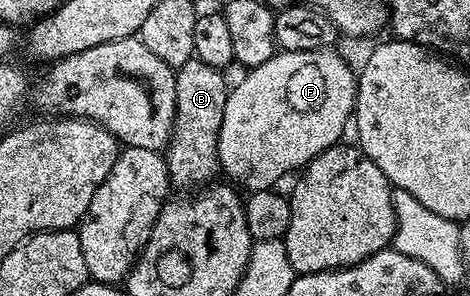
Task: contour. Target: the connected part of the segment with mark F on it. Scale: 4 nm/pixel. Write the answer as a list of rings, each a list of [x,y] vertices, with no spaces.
[[[324,47],[312,49],[311,51],[279,50],[268,61],[264,61],[264,65],[256,65],[255,67],[249,68],[249,70],[245,72],[246,76],[244,76],[235,87],[233,84],[233,86],[229,88],[226,96],[226,104],[224,105],[224,121],[222,122],[220,133],[218,134],[218,165],[221,174],[223,176],[225,174],[227,175],[227,177],[225,176],[227,180],[235,179],[235,181],[230,181],[237,184],[239,188],[246,187],[245,190],[247,192],[269,191],[275,185],[278,185],[278,182],[280,182],[289,171],[294,171],[293,173],[301,172],[302,168],[305,167],[307,163],[311,163],[317,155],[324,153],[329,147],[335,146],[335,144],[341,140],[338,138],[341,137],[342,130],[345,129],[346,123],[348,127],[348,124],[351,122],[352,112],[355,108],[356,71],[355,68],[352,69],[346,64],[344,56],[337,55],[336,52],[337,50]]]

